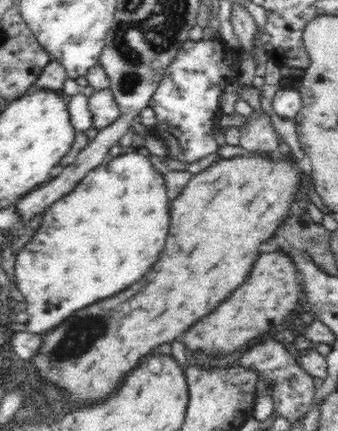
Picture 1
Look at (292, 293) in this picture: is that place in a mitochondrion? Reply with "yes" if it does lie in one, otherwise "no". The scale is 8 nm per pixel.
no

